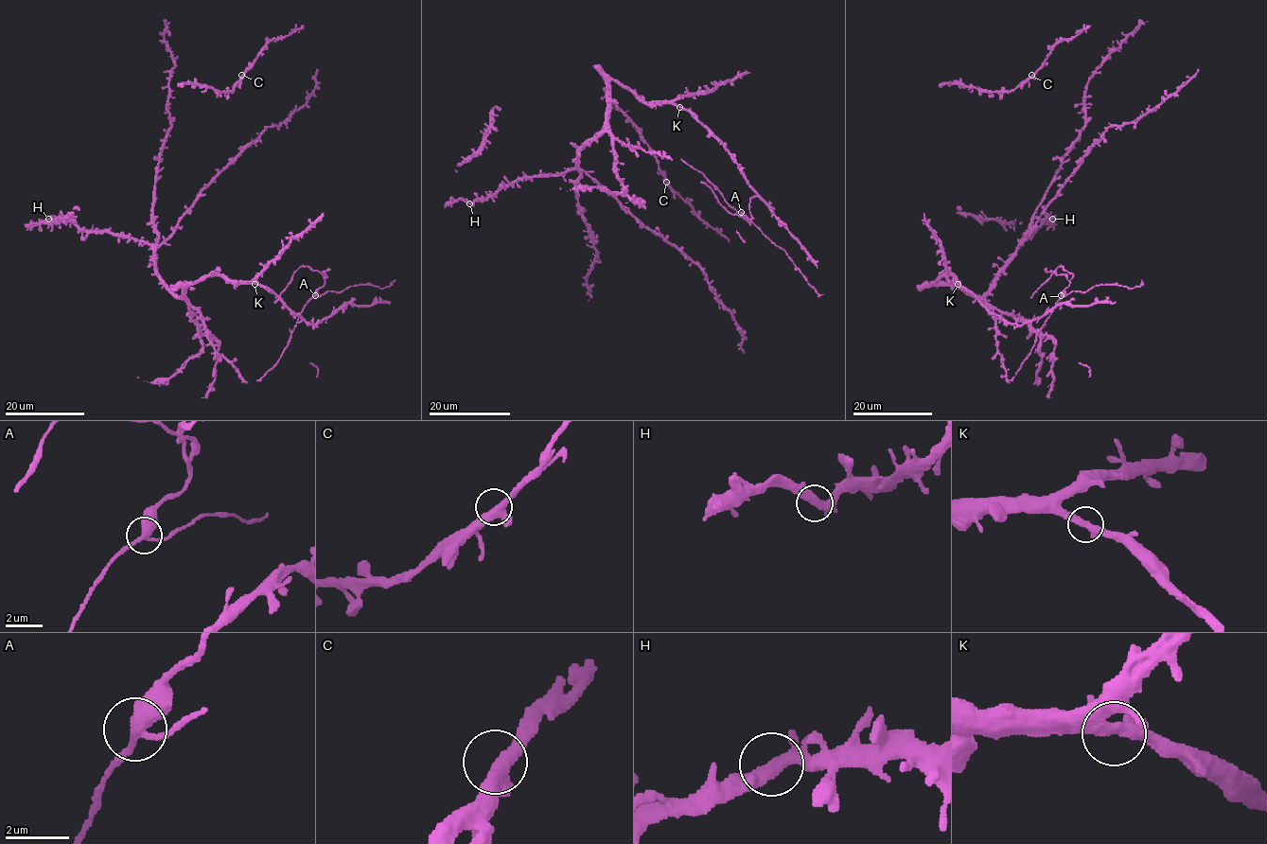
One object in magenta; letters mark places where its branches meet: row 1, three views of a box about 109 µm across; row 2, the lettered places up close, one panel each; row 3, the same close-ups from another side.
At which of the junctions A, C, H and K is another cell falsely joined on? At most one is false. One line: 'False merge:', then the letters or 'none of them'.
False merge: A

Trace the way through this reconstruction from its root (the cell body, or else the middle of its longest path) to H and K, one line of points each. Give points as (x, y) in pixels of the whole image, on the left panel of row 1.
H: (156, 272), (155, 254), (146, 243), (103, 231), (80, 231), (65, 218), (48, 219)
K: (156, 272), (176, 296), (188, 284), (210, 275), (220, 275), (228, 282), (255, 284)

